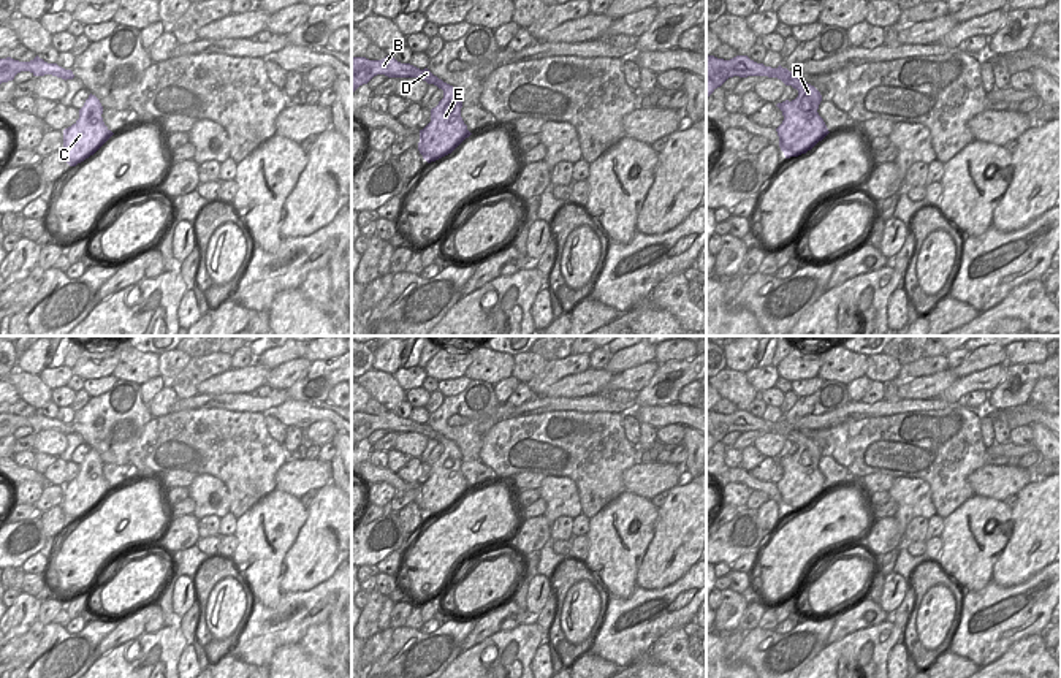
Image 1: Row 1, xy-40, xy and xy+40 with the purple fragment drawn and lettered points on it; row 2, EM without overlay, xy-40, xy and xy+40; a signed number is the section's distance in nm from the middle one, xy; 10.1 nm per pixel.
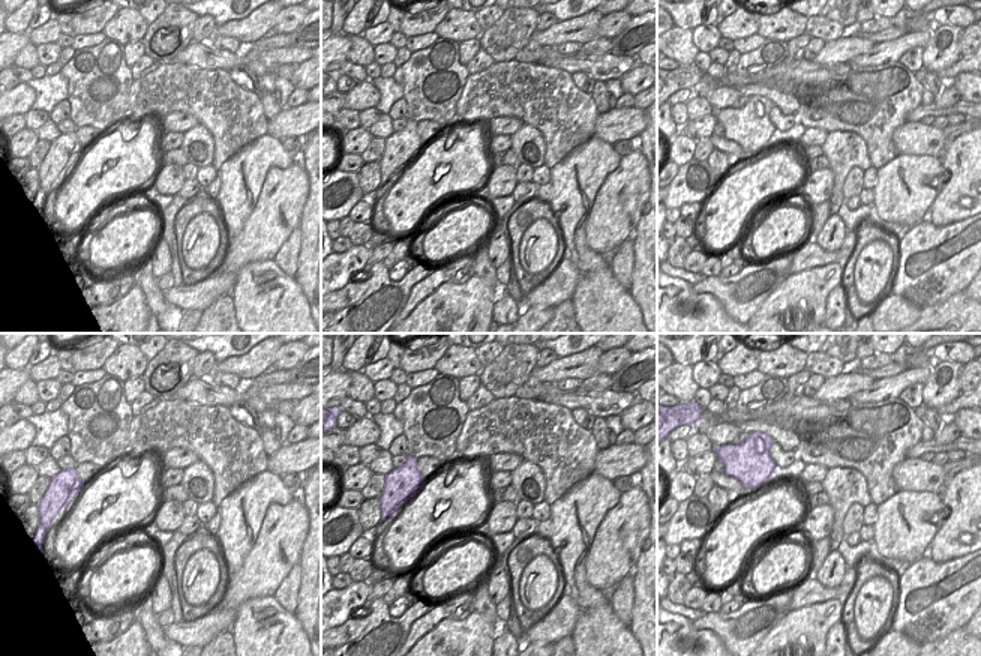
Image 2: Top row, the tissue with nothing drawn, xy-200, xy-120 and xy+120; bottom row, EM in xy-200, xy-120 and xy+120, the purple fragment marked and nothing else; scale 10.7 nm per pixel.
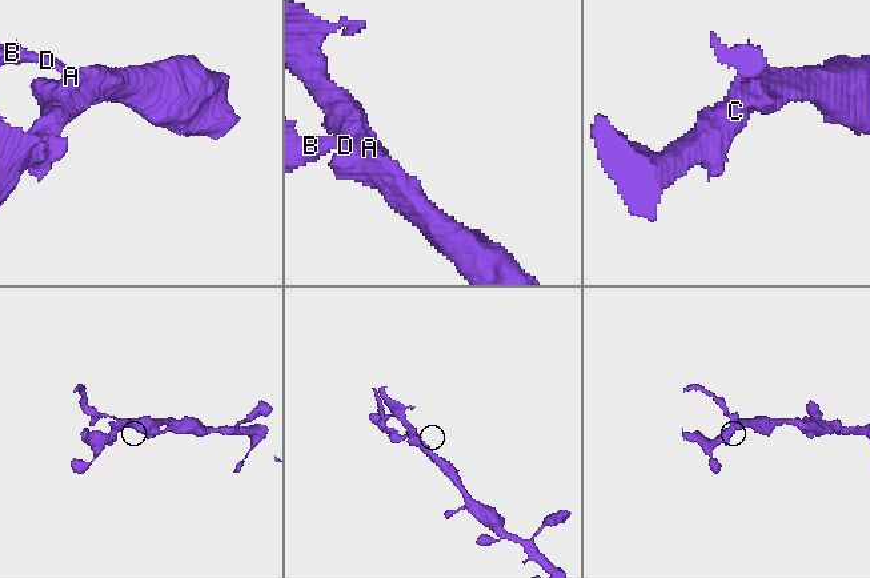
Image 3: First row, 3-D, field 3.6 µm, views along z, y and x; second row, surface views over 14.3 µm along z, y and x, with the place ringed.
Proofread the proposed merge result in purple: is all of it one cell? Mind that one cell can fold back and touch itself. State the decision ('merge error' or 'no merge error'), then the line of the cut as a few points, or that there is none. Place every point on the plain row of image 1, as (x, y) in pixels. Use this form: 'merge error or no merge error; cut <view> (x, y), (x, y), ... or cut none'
merge error; cut xy+40 (797, 430), (789, 439)

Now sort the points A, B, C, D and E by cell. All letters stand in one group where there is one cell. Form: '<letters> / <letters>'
A C E / B D

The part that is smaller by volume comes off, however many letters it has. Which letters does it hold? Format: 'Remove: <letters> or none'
Remove: B, D.

